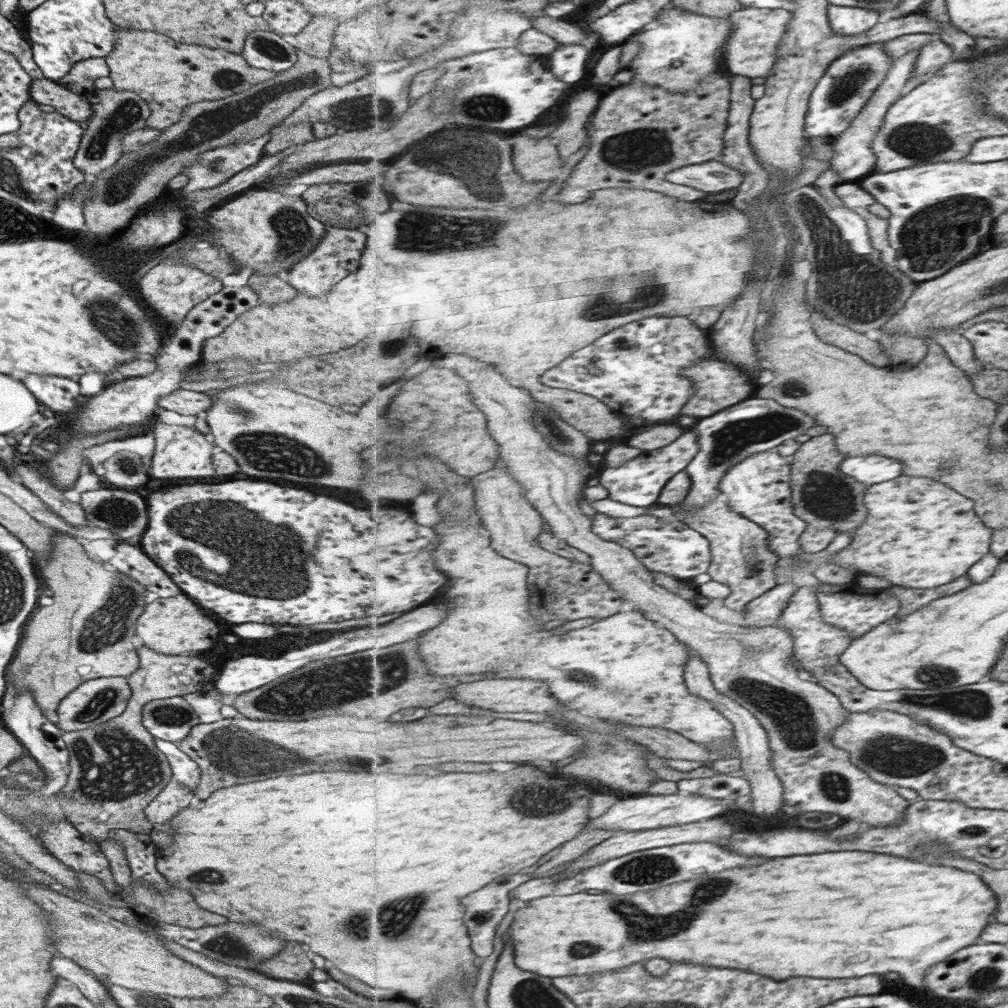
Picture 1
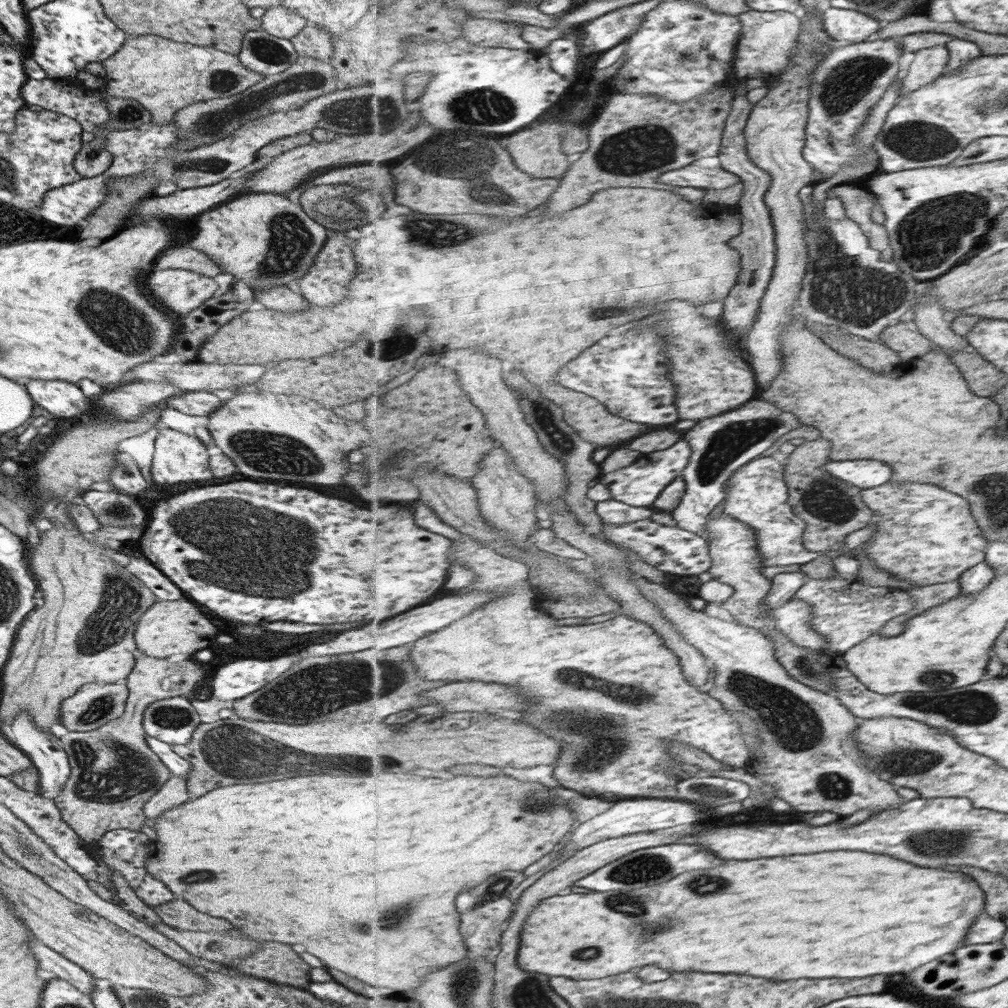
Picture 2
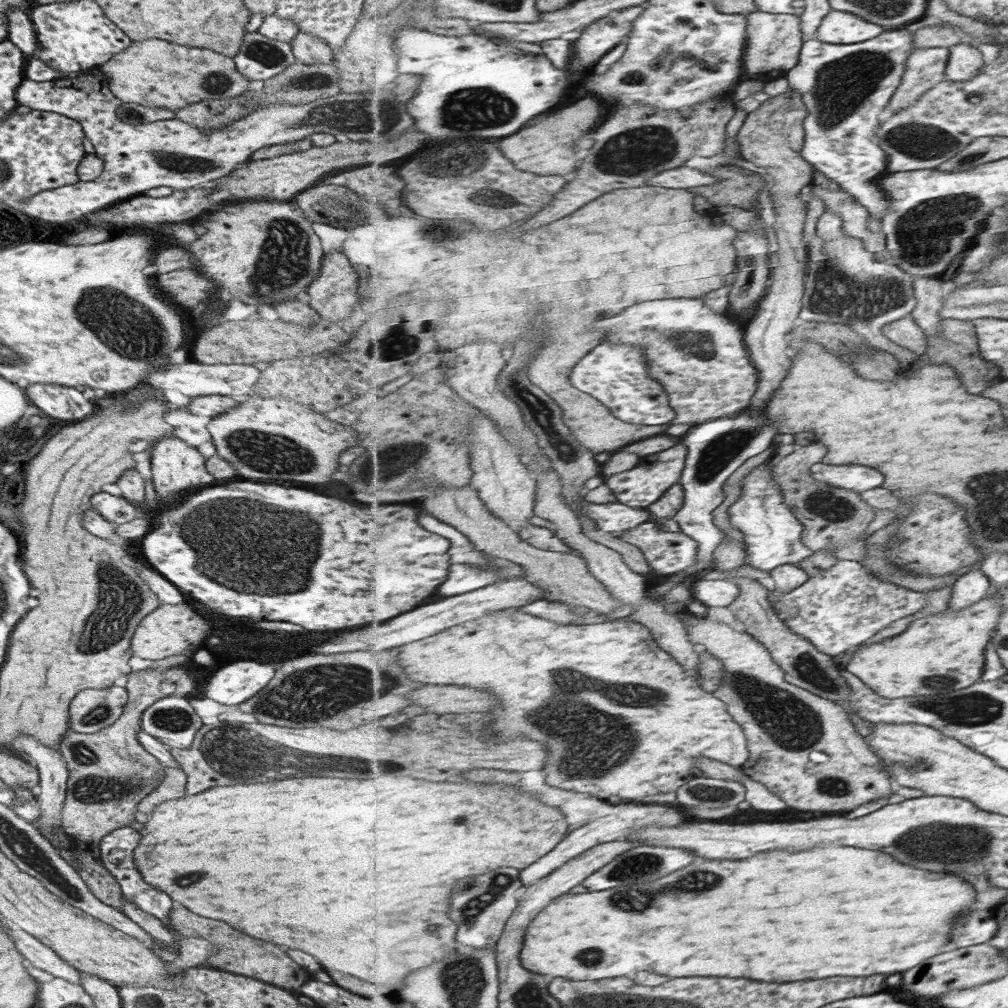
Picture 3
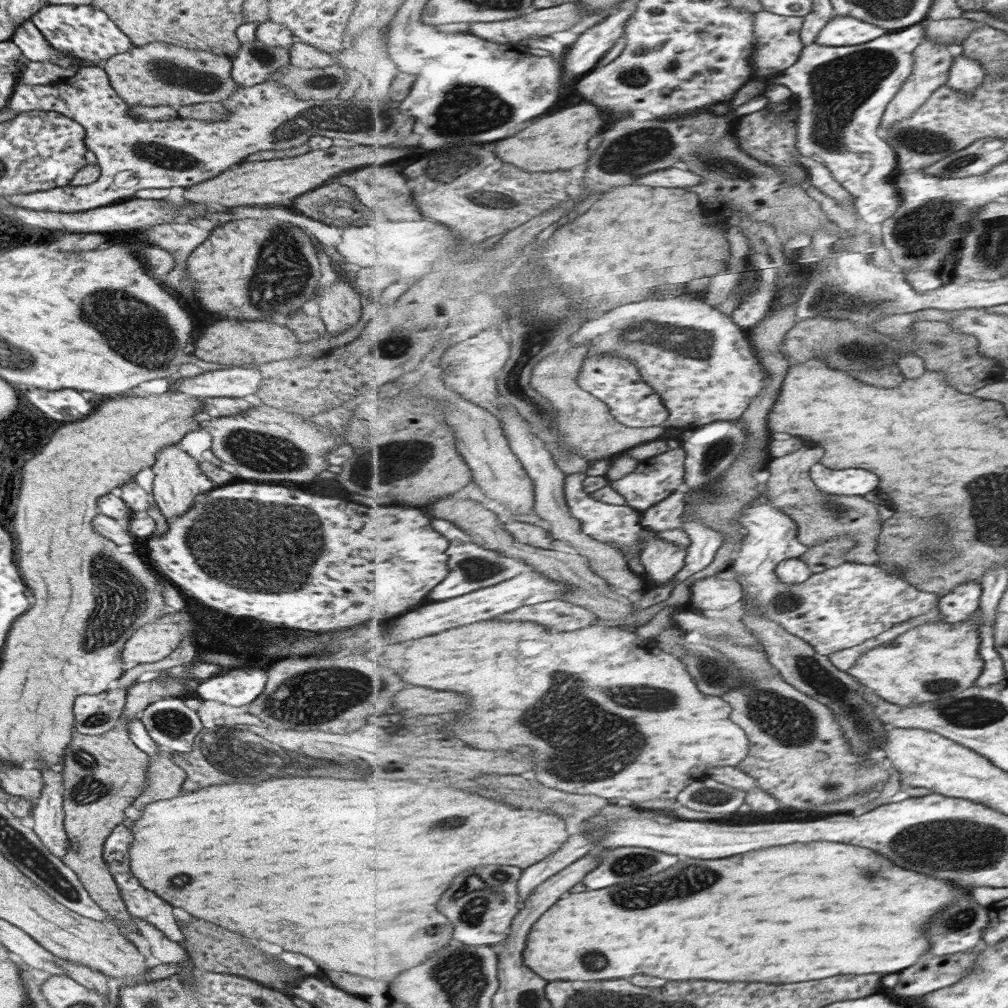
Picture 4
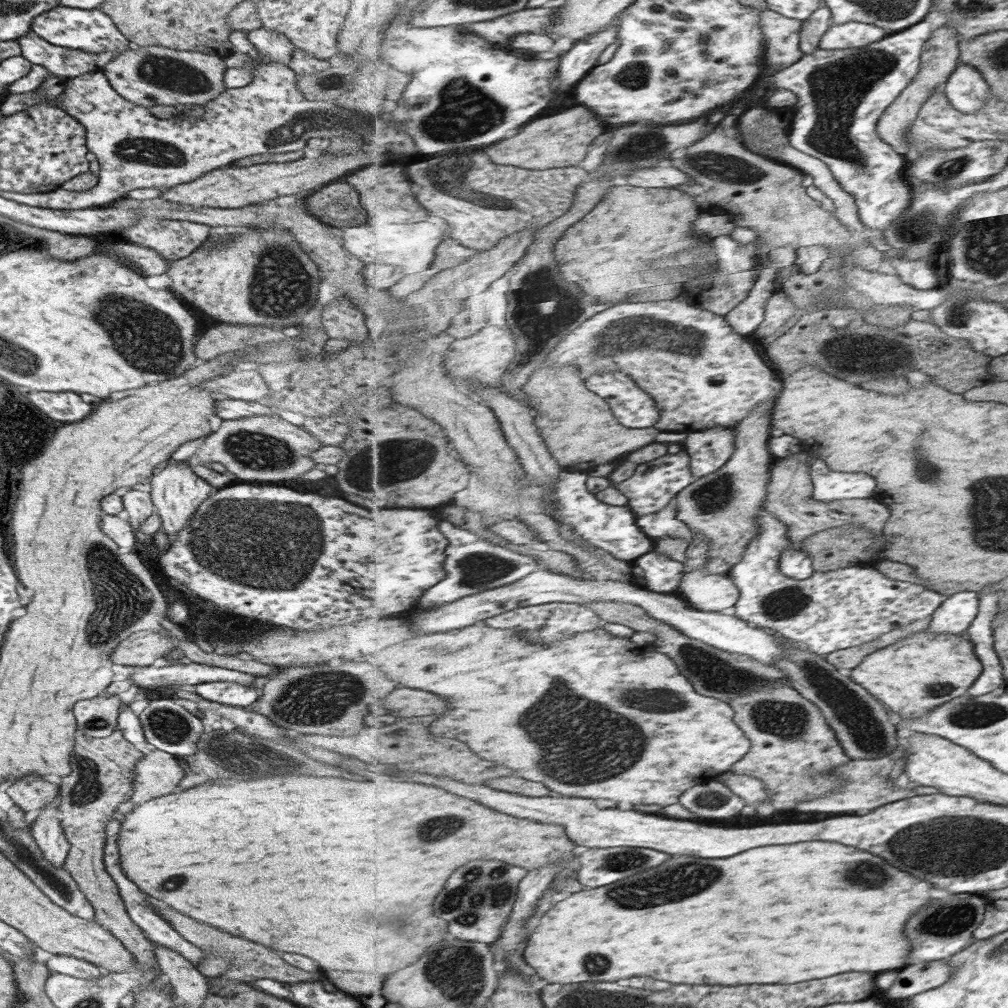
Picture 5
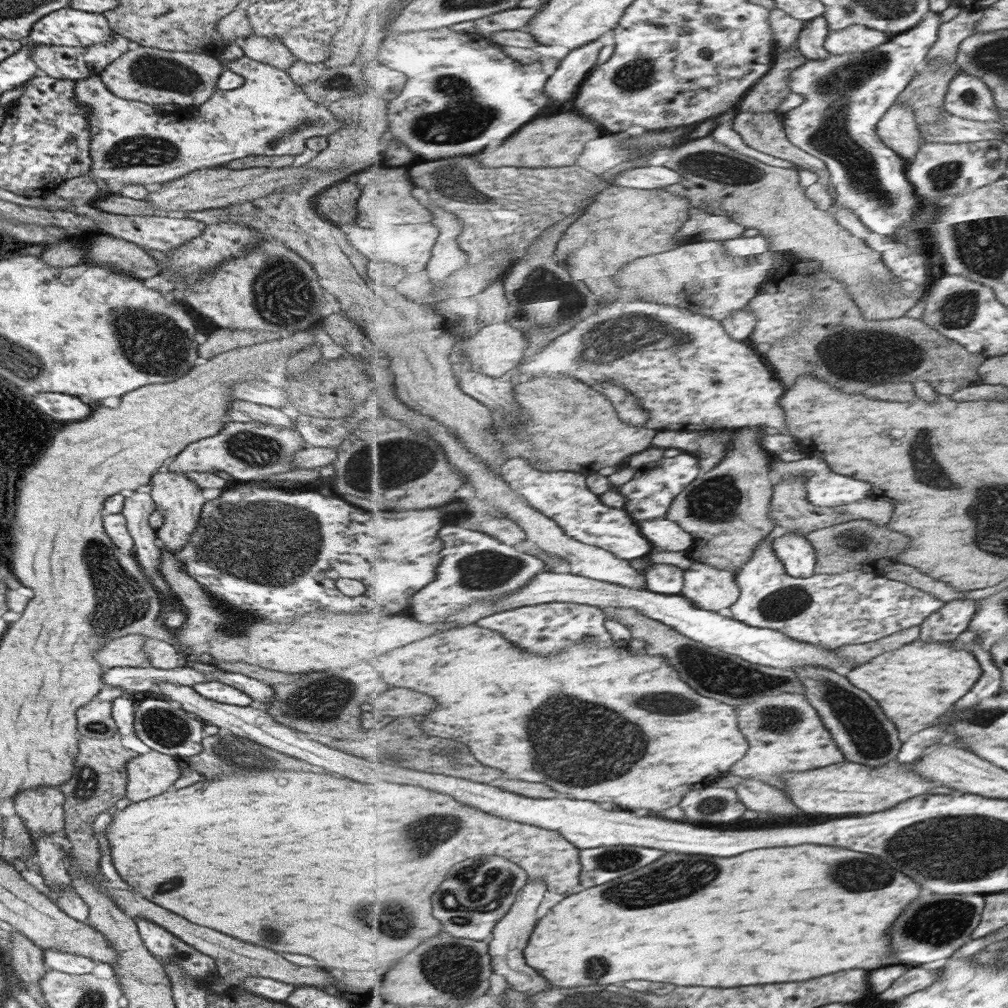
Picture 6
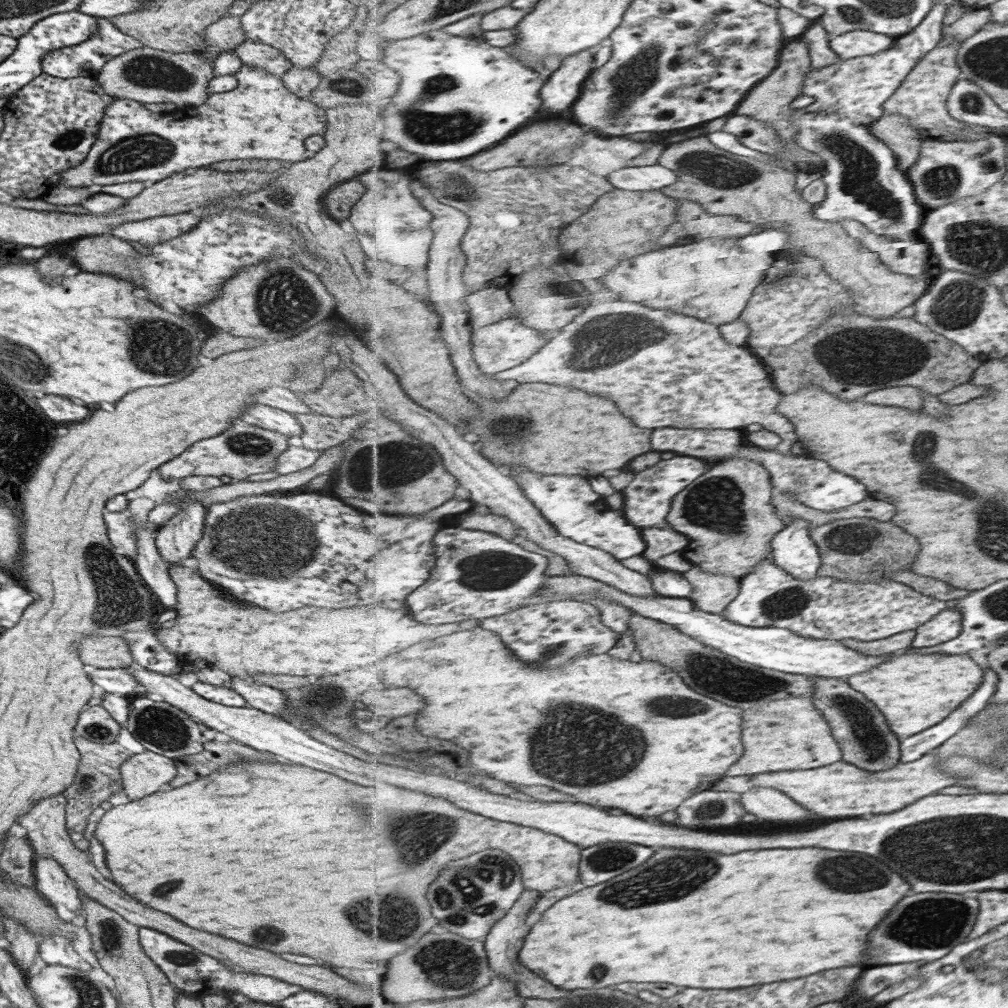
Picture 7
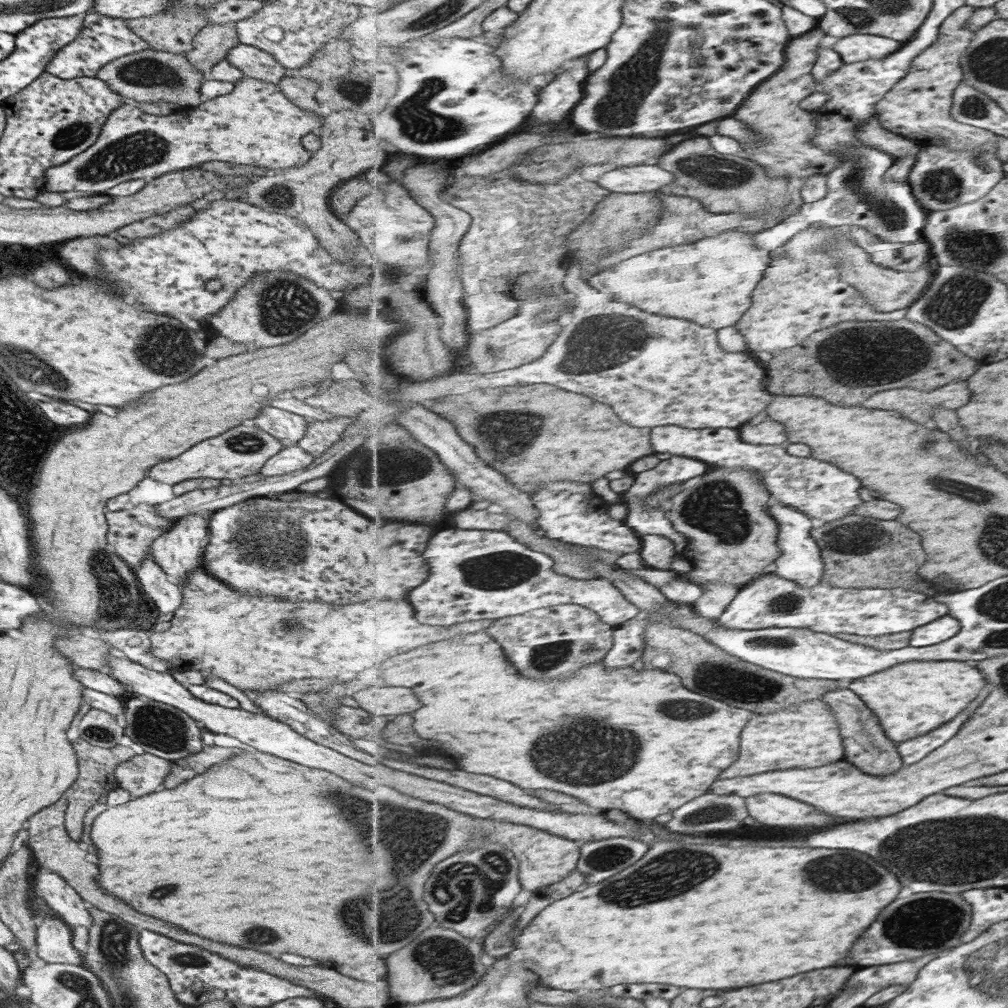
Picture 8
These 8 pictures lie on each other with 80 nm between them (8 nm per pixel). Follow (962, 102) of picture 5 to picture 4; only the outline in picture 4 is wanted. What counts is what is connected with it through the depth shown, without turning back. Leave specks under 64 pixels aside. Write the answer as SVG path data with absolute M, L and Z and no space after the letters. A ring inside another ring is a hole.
M960 55L954 57L950 78L946 86L955 89L960 95L972 95L985 82L987 72L984 64L973 57Z

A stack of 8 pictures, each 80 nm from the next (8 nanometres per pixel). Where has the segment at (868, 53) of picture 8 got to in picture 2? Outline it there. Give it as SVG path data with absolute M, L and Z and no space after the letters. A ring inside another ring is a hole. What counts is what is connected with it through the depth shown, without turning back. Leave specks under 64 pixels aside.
M829 7L823 12L824 29L838 44L869 40L882 27L875 17L855 9Z

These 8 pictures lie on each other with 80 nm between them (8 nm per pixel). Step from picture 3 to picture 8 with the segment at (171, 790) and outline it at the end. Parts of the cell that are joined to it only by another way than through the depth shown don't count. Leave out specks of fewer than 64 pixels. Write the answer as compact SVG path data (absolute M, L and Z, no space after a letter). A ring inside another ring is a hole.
M144 753L117 765L113 774L118 788L129 792L134 799L155 792L169 775L169 764L163 758Z

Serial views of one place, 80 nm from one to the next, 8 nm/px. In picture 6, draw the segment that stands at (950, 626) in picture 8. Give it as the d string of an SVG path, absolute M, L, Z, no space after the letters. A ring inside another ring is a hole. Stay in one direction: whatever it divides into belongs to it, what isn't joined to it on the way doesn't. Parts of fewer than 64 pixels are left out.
M969 598L953 599L942 606L922 625L921 640L955 641L967 631L978 611L978 602Z

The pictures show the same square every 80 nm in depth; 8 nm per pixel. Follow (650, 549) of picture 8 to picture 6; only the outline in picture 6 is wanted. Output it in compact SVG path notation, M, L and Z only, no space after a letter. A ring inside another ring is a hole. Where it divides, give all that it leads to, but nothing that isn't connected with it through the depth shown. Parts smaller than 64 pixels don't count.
M666 516L650 521L639 522L642 533L652 542L653 552L666 550L688 551L694 546L696 538L678 522Z

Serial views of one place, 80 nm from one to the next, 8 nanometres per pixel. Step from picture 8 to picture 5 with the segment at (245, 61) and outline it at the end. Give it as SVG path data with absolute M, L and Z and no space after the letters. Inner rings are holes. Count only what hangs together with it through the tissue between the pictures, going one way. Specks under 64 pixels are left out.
M265 27L250 30L246 38L254 46L256 54L270 62L286 64L295 49L284 34L267 30Z

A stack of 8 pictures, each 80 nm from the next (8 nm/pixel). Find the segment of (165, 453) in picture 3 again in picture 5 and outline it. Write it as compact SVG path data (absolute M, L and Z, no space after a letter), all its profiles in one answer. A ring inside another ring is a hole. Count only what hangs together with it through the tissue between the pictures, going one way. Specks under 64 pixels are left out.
M167 458L165 462L154 468L150 479L150 499L159 518L159 529L169 540L172 541L175 533L186 527L199 503L210 495L210 490L212 486L190 469L190 462L169 461Z

